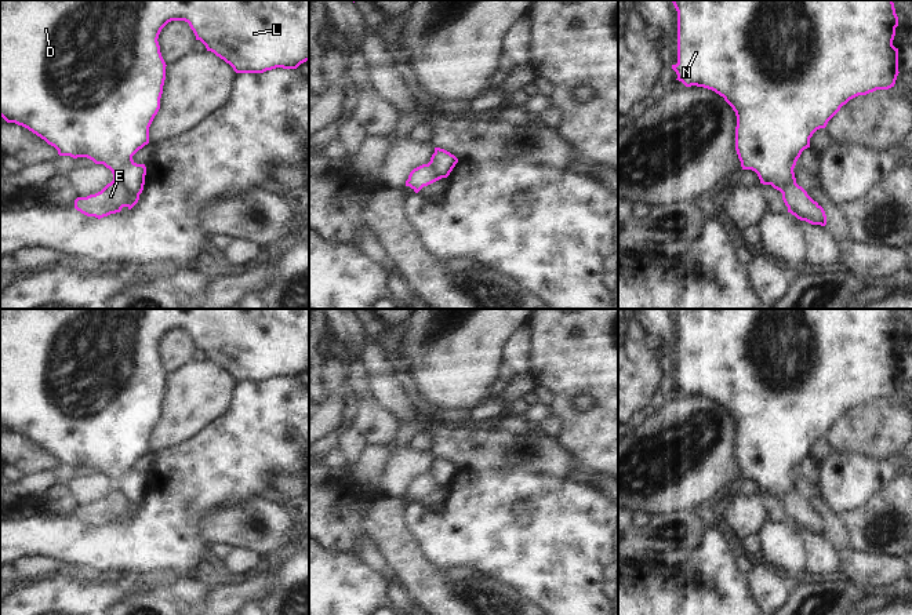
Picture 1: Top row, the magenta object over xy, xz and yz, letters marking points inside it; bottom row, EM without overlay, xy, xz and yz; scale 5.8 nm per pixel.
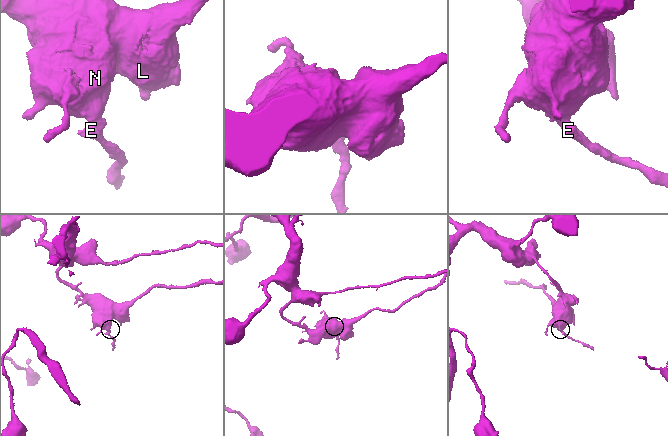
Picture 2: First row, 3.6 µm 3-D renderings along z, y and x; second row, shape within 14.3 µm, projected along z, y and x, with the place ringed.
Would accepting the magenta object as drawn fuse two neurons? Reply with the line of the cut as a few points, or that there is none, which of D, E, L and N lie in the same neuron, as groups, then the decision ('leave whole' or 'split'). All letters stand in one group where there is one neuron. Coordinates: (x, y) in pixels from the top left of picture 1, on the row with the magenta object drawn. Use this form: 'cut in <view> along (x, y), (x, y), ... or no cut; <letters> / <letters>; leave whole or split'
cut in xy along (113, 178), (130, 192), (138, 195); D L N / E; split

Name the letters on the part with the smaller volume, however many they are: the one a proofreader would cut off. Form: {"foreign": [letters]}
{"foreign": ["E"]}

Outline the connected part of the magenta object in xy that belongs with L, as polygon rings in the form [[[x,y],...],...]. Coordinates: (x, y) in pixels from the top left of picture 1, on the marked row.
[[[0,0],[0,116],[7,123],[22,125],[44,139],[48,145],[58,150],[59,156],[70,156],[73,159],[87,157],[95,164],[103,164],[113,174],[113,179],[120,182],[130,193],[141,194],[145,185],[146,167],[137,164],[132,156],[149,143],[149,127],[160,109],[160,98],[166,80],[166,62],[160,52],[159,34],[161,29],[171,21],[185,21],[193,30],[196,40],[200,40],[207,51],[214,52],[217,57],[229,63],[236,73],[264,73],[276,68],[297,69],[301,63],[309,61],[309,0]]]

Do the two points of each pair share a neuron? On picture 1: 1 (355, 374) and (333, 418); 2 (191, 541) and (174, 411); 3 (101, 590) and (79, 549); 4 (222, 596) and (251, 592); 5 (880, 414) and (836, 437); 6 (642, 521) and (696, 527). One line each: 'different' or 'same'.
1: different
2: different
3: different
4: same
5: same
6: different

